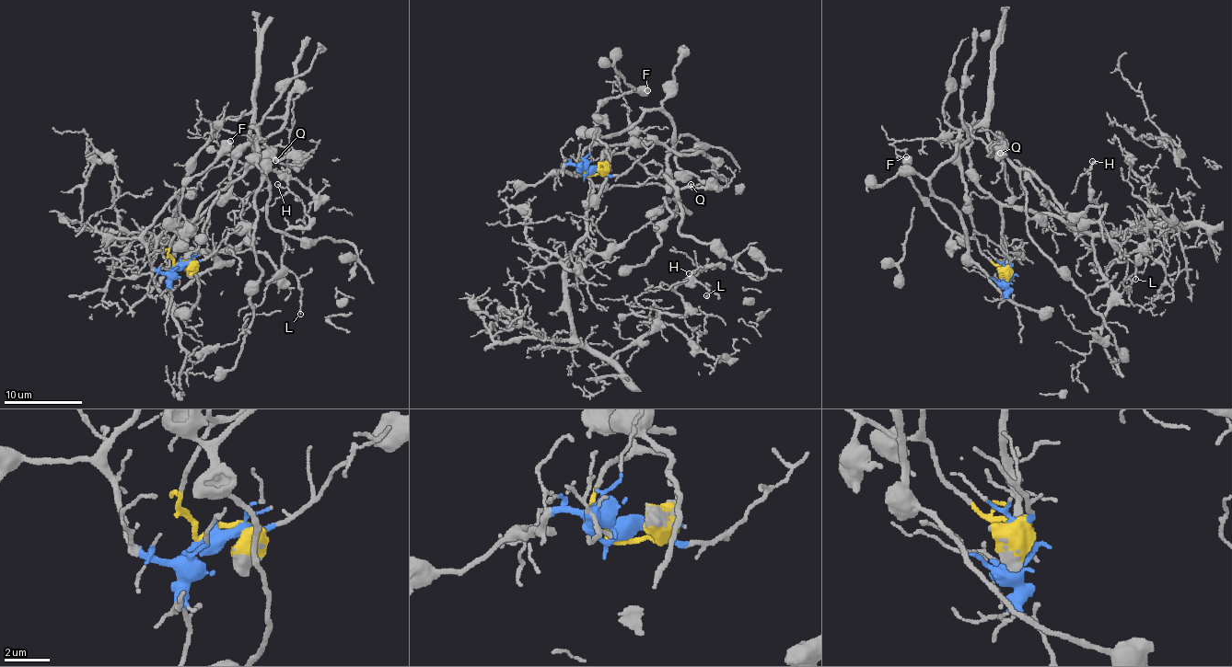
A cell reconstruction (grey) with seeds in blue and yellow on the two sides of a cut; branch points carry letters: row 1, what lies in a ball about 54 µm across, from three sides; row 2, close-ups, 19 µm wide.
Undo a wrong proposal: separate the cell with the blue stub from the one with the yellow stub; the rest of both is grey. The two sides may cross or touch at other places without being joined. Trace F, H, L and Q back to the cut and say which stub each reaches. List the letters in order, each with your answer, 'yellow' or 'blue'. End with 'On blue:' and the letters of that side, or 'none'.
F: yellow
H: blue
L: blue
Q: yellow
On blue: H, L

